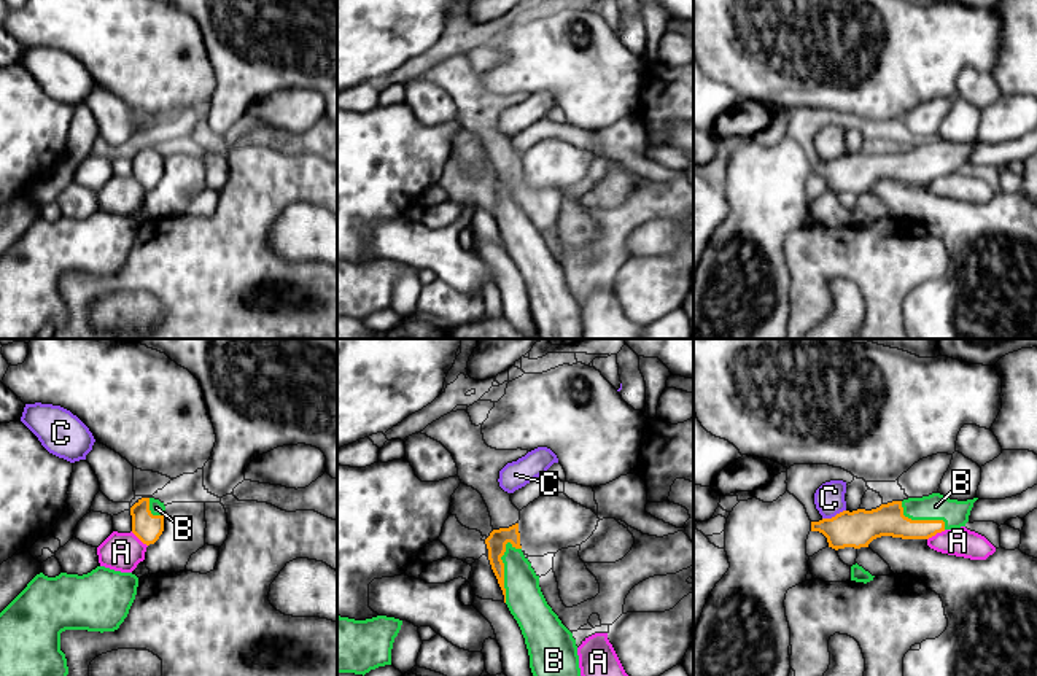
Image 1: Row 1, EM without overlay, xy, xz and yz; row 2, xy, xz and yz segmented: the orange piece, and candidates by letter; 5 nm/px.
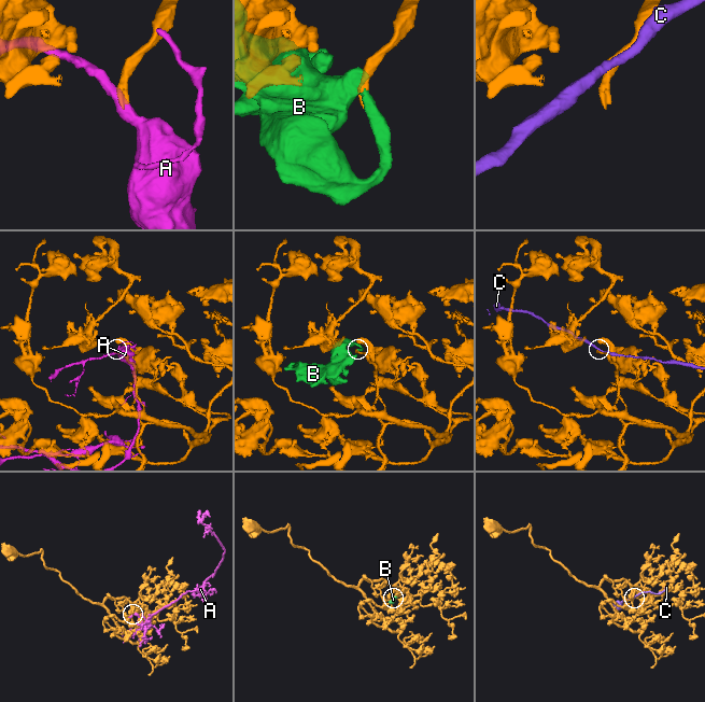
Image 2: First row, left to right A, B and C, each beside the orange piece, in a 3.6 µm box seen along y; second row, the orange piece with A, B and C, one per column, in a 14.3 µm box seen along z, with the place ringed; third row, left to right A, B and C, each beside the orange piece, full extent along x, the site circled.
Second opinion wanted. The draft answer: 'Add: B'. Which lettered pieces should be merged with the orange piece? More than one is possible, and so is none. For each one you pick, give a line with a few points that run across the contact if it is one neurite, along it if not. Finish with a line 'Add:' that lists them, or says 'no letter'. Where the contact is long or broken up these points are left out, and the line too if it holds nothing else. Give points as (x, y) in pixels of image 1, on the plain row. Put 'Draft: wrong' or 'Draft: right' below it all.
B: Line: xz (497, 185), (501, 190), (503, 215), (520, 233), (524, 240)
Add: B
Draft: right

